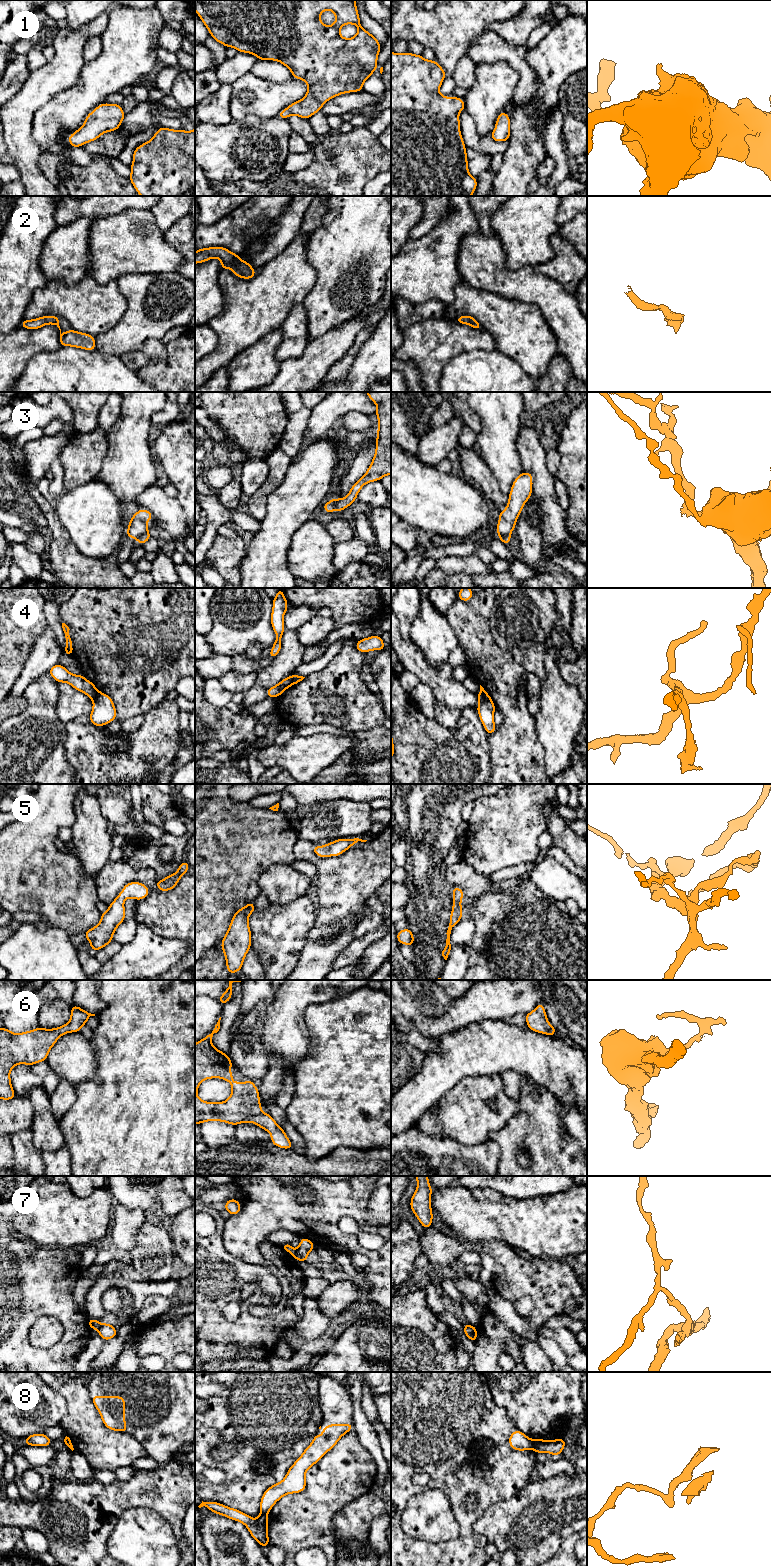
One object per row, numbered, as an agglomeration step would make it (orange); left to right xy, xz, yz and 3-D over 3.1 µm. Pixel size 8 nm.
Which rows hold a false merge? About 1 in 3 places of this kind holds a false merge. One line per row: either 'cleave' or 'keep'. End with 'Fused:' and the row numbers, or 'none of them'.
1: keep
2: keep
3: cleave
4: cleave
5: keep
6: keep
7: cleave
8: cleave
Fused: 3, 4, 7, 8

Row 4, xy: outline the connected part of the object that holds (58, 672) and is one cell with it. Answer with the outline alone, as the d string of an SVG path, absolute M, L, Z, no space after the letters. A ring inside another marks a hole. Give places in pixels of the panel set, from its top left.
M56 664L49 670L50 675L58 683L65 682L70 684L76 690L85 693L89 698L93 699L97 693L95 685L88 681L82 675L73 675L62 665Z

